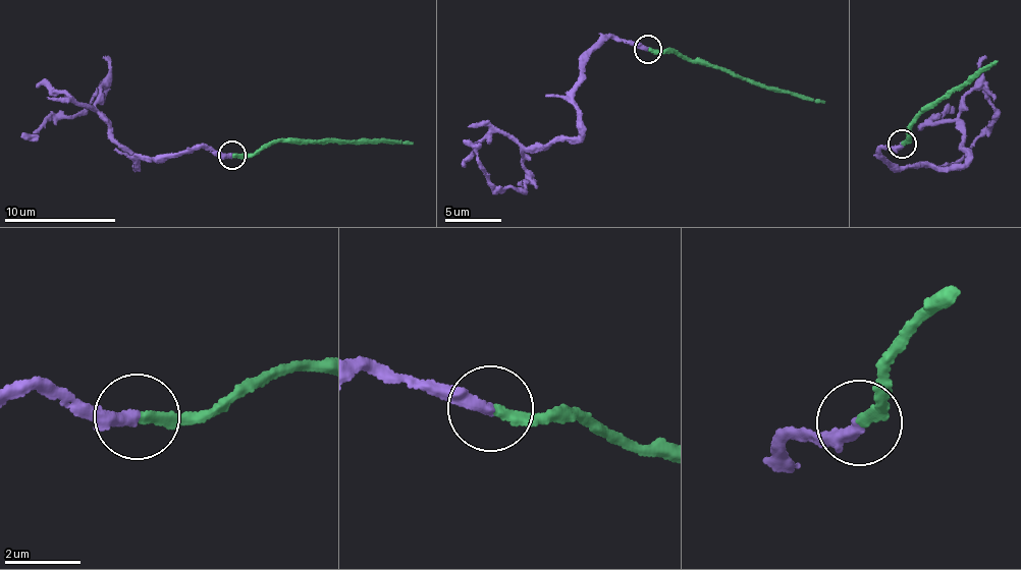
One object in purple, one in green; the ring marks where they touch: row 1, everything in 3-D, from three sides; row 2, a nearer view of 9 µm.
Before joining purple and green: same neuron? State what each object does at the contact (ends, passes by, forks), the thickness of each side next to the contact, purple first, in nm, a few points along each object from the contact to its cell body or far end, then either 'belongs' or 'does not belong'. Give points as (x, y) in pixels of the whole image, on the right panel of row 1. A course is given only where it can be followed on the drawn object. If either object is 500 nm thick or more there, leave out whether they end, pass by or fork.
purple ends | green ends | 320/280 nm | purple via (901, 144), (878, 150), (900, 166), (960, 166), (963, 99), (982, 90), (995, 110), (983, 133), (935, 167) | green via (902, 143), (909, 137), (922, 112), (997, 62) | belongs

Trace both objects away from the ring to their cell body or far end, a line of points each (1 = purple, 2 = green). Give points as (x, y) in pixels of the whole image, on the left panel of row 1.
1: (231, 154), (195, 146), (132, 167), (94, 107), (103, 89), (87, 108), (22, 133)
2: (234, 154), (253, 156), (280, 140), (412, 144)

